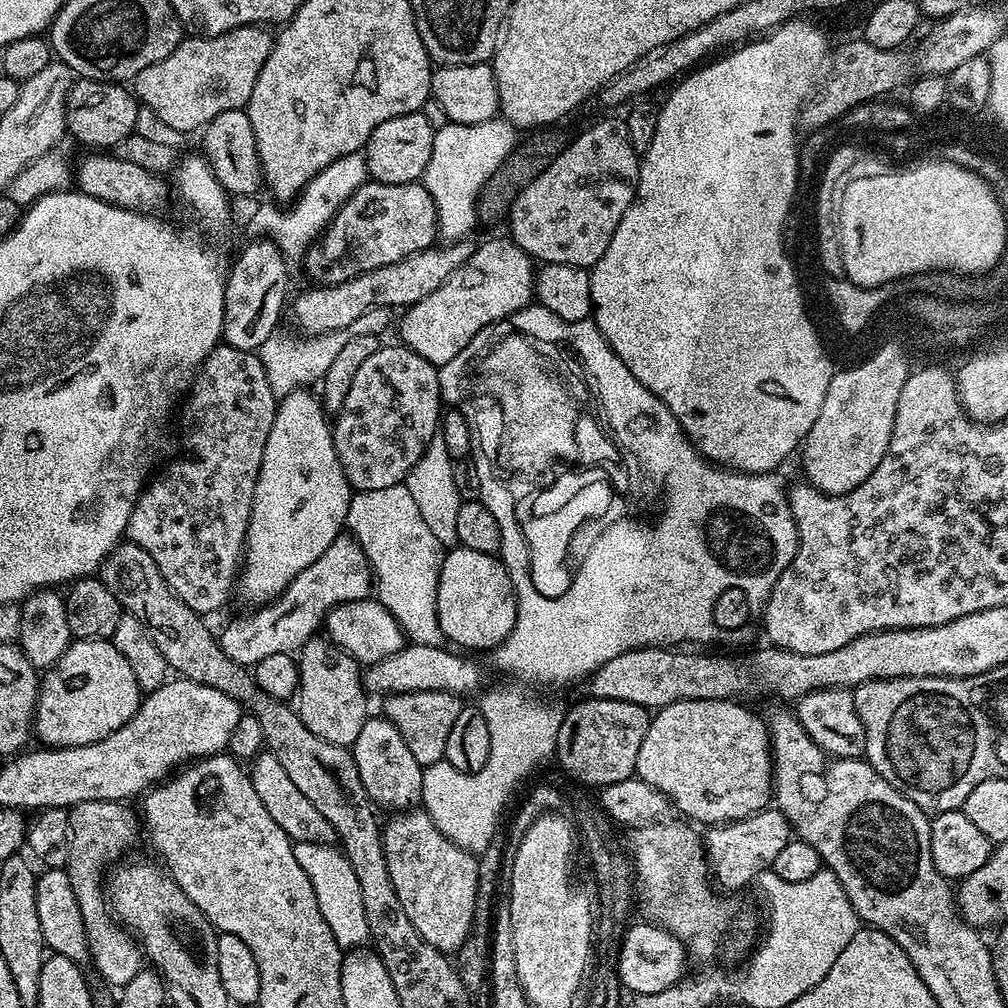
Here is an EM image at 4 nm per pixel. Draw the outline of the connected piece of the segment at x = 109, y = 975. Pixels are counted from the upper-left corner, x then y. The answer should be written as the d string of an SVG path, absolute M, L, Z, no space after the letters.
M95 800L75 804L68 814L72 841L66 871L70 886L74 886L74 898L78 898L78 910L82 910L82 922L89 940L90 964L116 990L127 986L142 970L140 964L132 964L136 955L141 955L139 943L117 923L106 899L106 869L125 855L124 850L140 834L139 815L132 813L128 807L127 803L119 800Z

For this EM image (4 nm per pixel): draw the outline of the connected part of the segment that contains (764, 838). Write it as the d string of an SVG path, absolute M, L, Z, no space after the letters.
M769 806L745 819L713 825L704 836L705 855L715 883L725 891L744 887L767 873L778 853L792 838L791 824L779 808Z

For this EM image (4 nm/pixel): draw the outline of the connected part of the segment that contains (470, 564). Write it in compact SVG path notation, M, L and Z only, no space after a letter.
M459 546L445 551L438 578L436 613L438 626L449 645L457 644L452 646L460 650L499 648L512 632L516 621L516 592L499 555L482 554L482 550Z

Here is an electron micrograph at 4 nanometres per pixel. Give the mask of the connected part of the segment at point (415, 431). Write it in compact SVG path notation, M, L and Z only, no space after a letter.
M381 346L377 352L370 354L370 358L358 366L358 374L354 374L354 382L350 382L350 394L346 394L346 402L342 402L332 424L332 441L348 485L356 492L365 492L386 490L386 486L407 481L408 472L416 465L418 458L422 458L428 443L437 436L441 415L437 365L403 346Z

